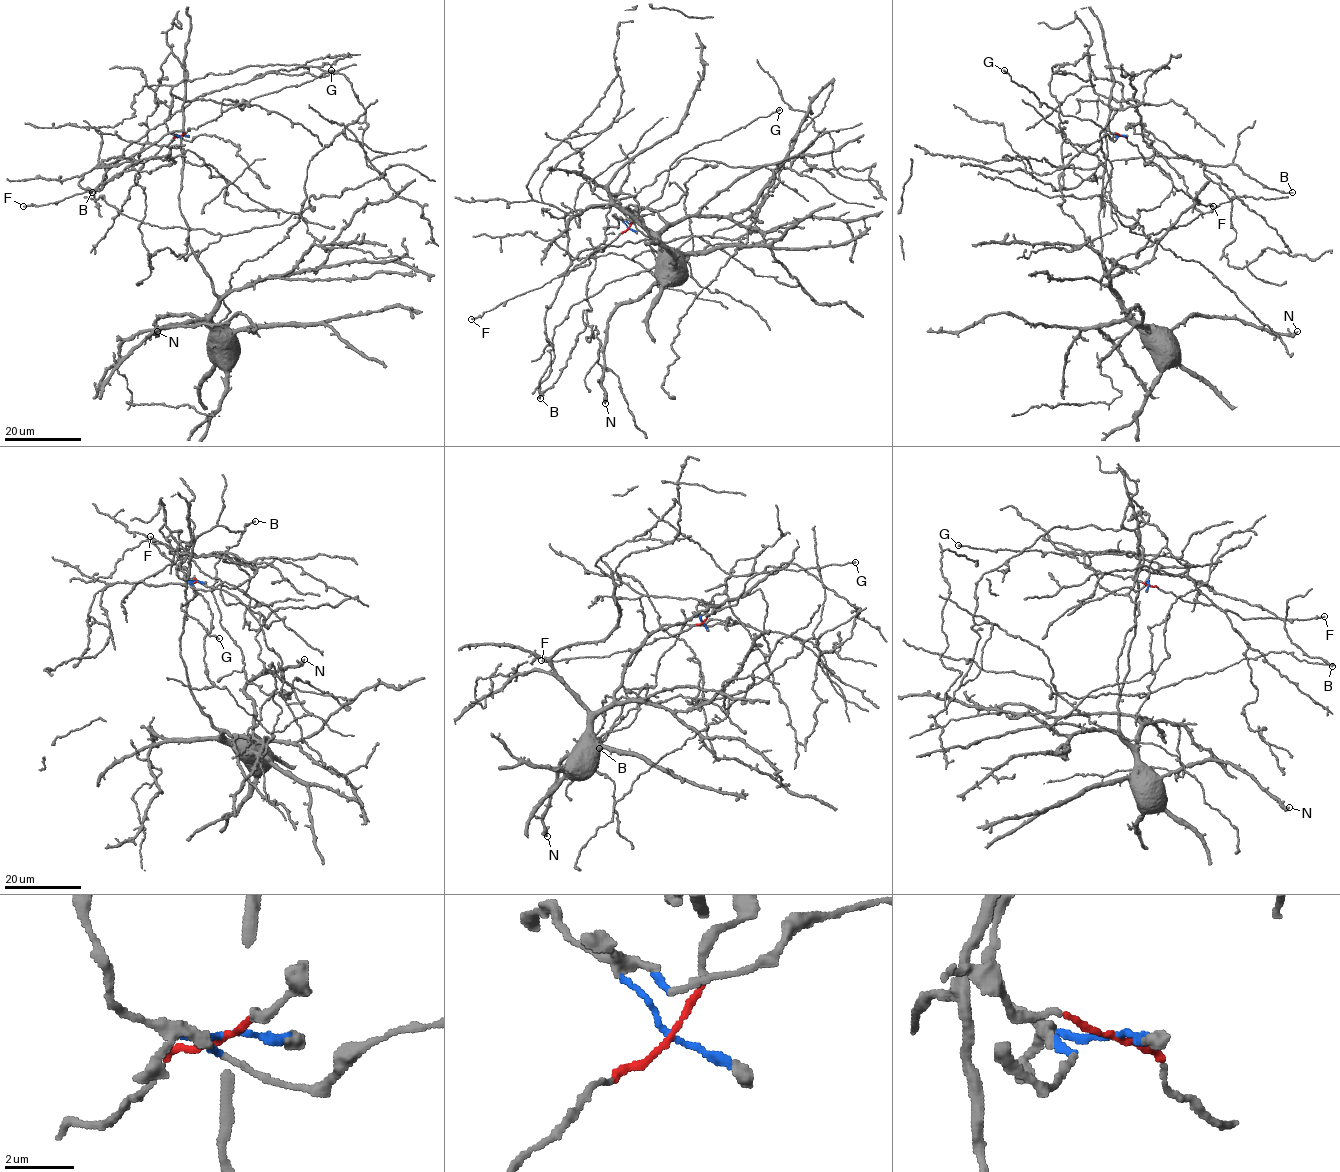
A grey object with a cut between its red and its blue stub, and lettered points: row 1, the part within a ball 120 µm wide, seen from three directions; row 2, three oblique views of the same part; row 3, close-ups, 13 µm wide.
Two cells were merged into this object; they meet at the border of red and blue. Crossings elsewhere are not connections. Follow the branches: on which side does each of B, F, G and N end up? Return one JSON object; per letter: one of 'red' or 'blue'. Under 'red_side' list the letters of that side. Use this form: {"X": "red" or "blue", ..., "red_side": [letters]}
{"B": "blue", "F": "red", "G": "red", "N": "blue", "red_side": ["F", "G"]}

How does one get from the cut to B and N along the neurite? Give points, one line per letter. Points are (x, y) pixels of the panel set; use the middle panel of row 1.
B: (628, 228), (603, 228), (609, 196), (634, 197), (619, 201), (650, 239), (570, 261), (540, 398)
N: (628, 228), (609, 196), (650, 239), (570, 260), (565, 218), (665, 222), (605, 403)

